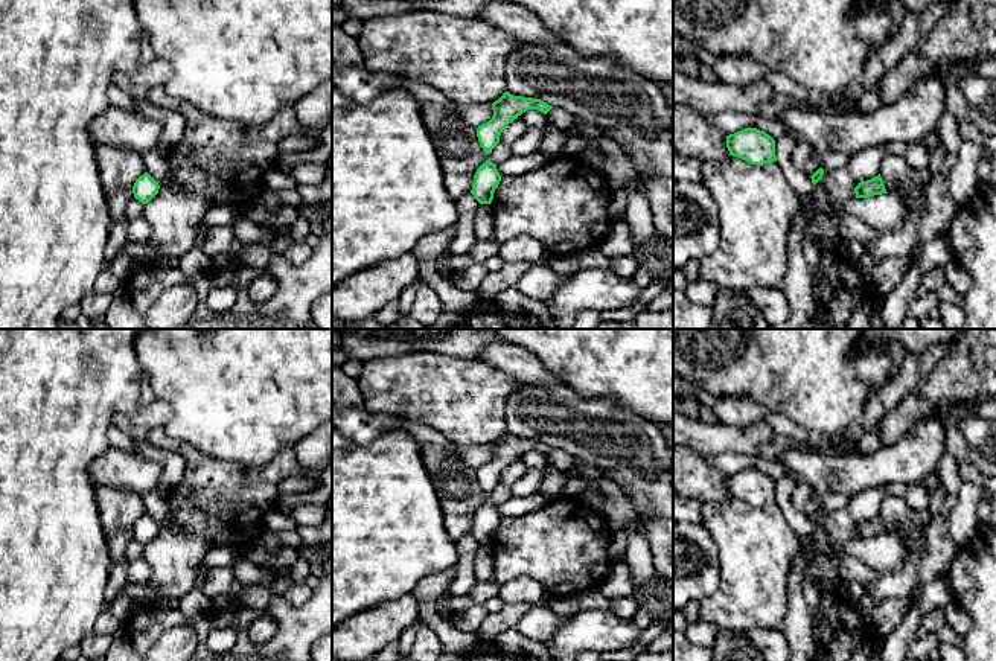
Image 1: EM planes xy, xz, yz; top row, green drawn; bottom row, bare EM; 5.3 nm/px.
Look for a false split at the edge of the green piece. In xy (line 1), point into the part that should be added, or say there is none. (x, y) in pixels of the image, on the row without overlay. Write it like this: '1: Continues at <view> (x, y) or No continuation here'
1: No continuation here

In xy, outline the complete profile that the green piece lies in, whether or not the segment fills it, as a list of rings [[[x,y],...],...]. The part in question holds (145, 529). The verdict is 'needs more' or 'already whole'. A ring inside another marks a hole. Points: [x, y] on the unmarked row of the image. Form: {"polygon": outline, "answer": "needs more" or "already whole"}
{"polygon": [[[145,513],[136,521],[132,535],[136,541],[148,545],[158,535],[158,530],[158,524],[148,513]]], "answer": "already whole"}

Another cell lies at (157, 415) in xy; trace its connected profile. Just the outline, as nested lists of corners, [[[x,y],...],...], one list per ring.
[[[155,399],[151,405],[140,407],[136,416],[119,416],[114,425],[125,431],[132,440],[148,442],[148,434],[155,428],[164,428],[172,417],[168,402]]]

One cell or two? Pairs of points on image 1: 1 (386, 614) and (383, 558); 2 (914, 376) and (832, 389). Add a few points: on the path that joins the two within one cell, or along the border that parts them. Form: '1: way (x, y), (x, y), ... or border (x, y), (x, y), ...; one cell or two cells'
1: border (408, 593), (372, 605), (352, 616); two cells
2: border (888, 381), (879, 389); two cells

